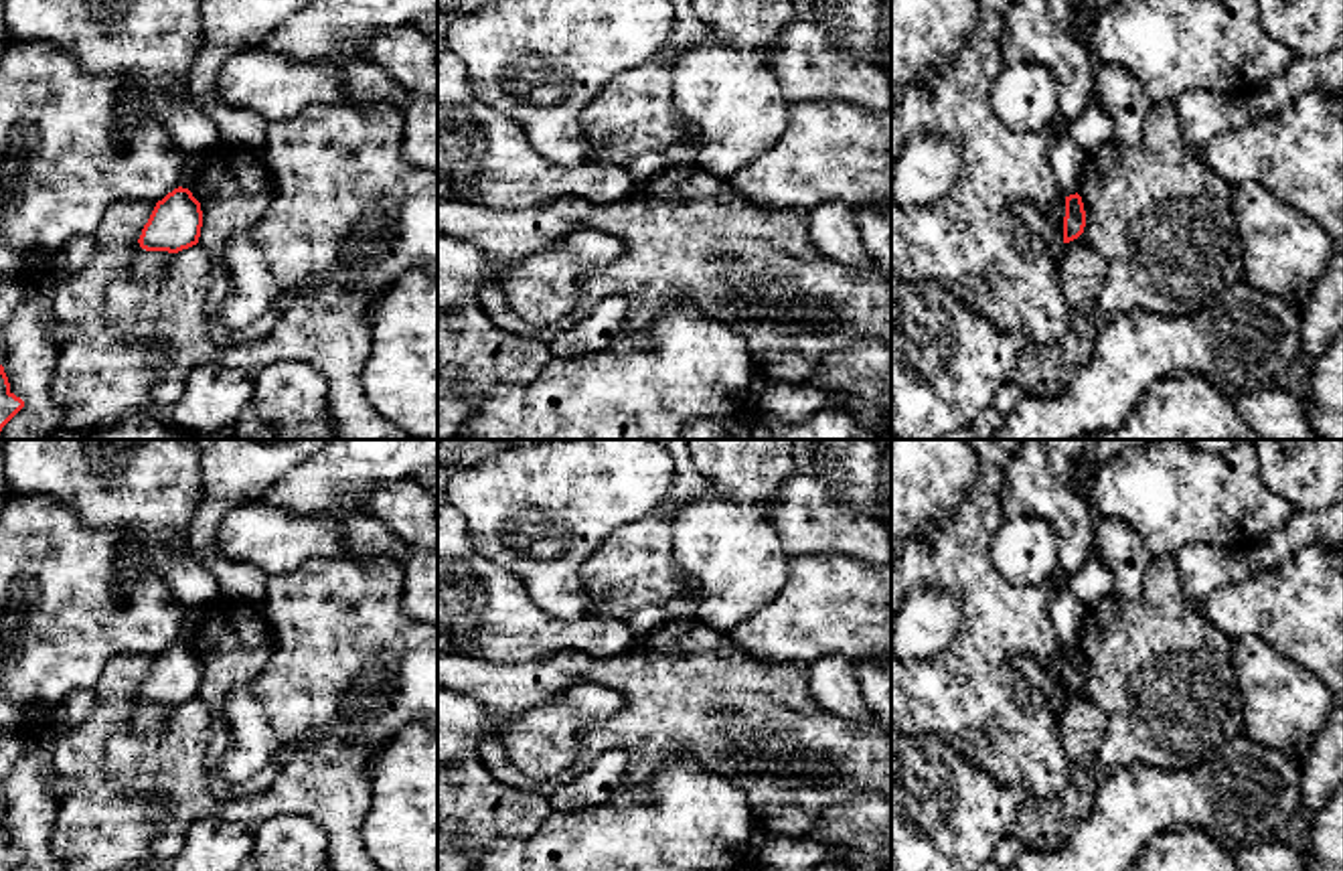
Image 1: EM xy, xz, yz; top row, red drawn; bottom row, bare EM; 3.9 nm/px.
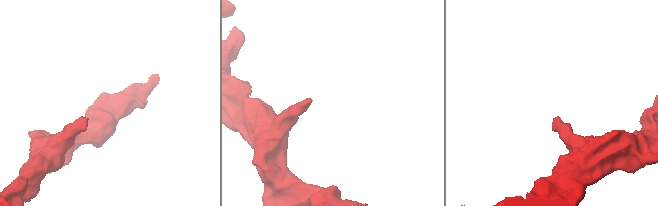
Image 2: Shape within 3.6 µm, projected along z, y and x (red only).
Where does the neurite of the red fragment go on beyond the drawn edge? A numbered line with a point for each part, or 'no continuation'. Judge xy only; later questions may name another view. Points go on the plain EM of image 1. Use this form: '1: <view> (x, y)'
no continuation

